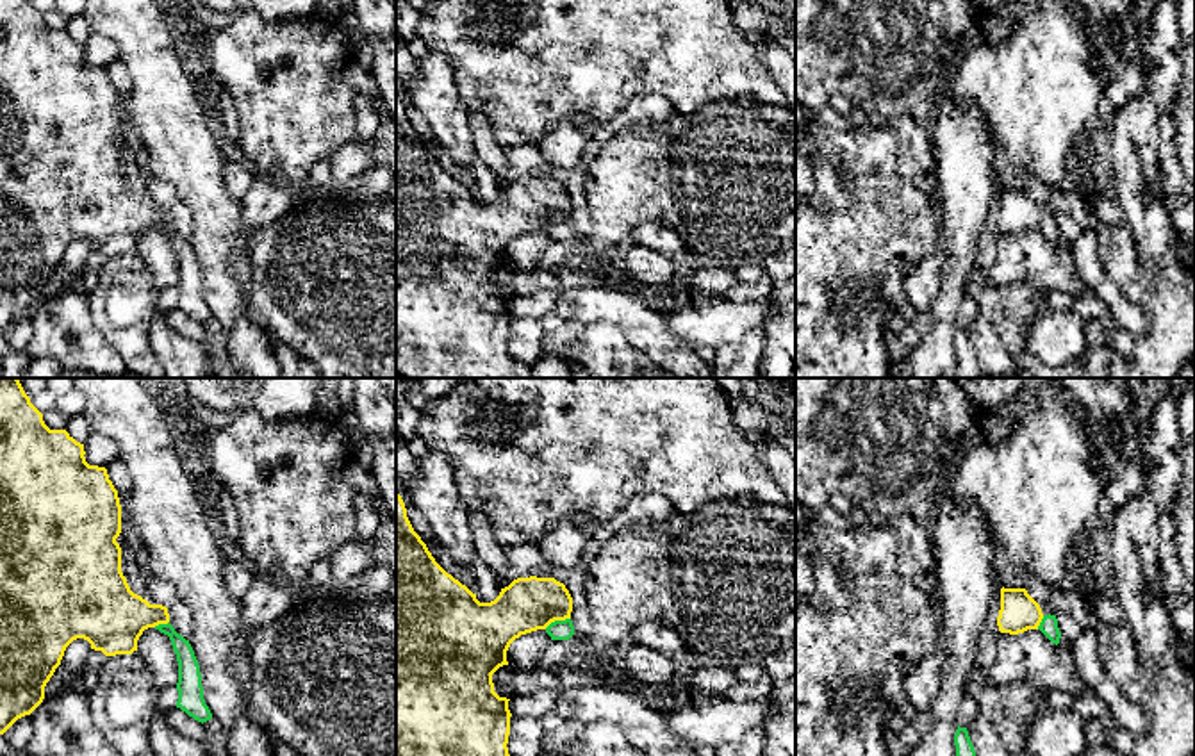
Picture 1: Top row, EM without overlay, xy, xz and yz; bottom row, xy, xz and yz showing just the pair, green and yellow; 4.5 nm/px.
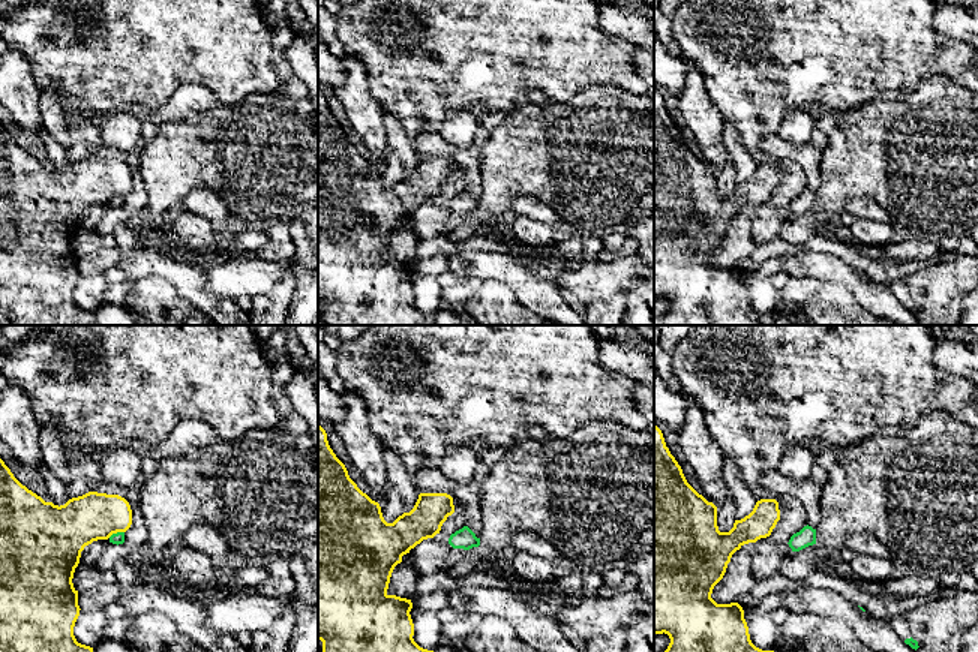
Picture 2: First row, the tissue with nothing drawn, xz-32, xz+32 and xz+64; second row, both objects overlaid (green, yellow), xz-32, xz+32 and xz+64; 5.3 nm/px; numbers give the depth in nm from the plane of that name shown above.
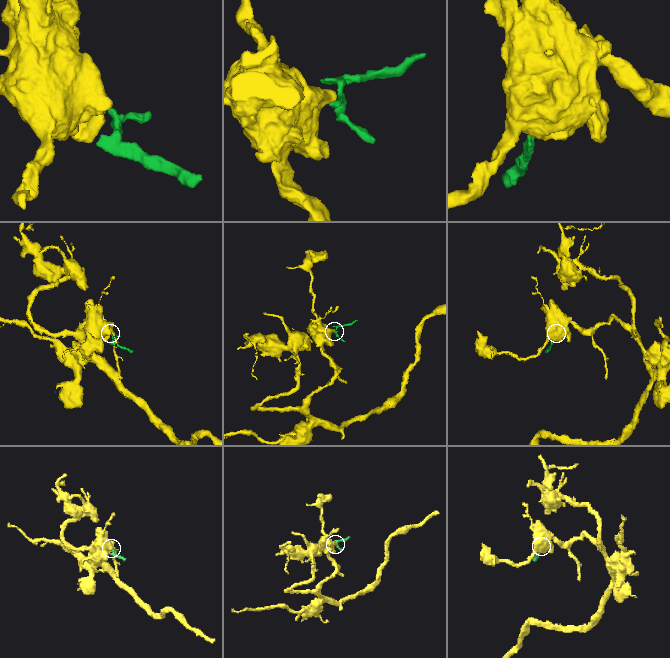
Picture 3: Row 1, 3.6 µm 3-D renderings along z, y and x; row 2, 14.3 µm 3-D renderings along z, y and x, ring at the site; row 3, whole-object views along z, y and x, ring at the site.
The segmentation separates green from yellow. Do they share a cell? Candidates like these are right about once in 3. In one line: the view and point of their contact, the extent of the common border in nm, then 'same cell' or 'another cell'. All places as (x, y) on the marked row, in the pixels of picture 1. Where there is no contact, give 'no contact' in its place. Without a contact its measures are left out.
contact xz (557, 621); length 130 nm; another cell

